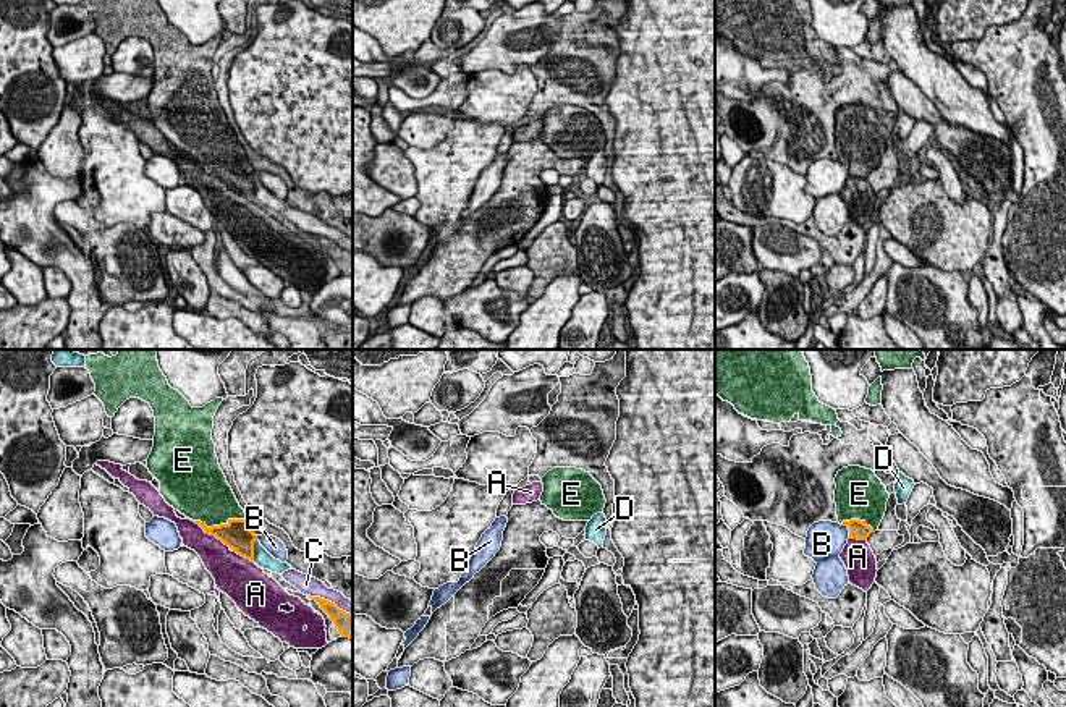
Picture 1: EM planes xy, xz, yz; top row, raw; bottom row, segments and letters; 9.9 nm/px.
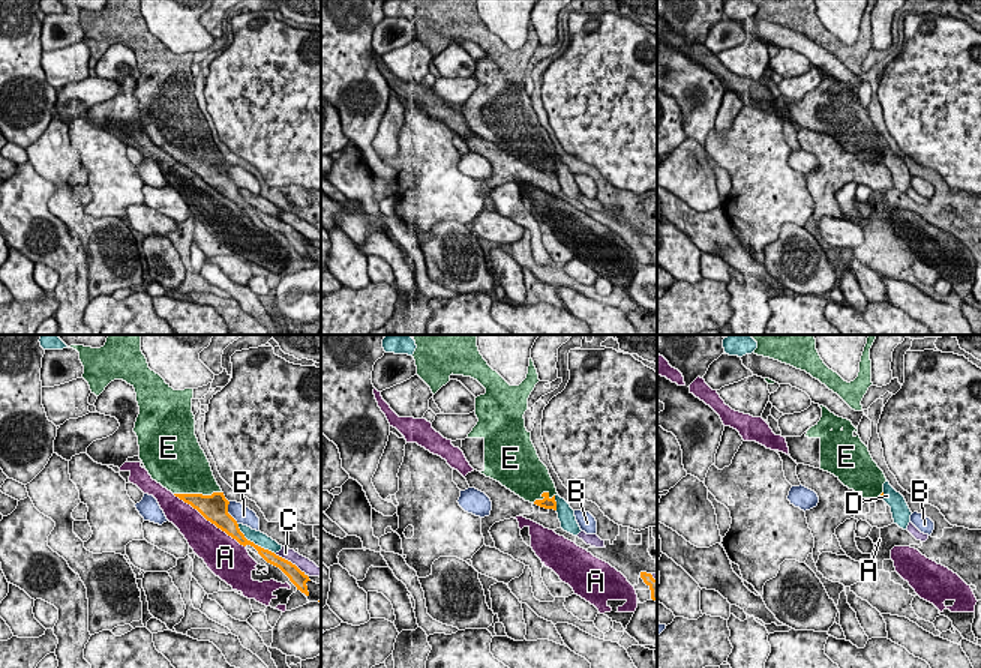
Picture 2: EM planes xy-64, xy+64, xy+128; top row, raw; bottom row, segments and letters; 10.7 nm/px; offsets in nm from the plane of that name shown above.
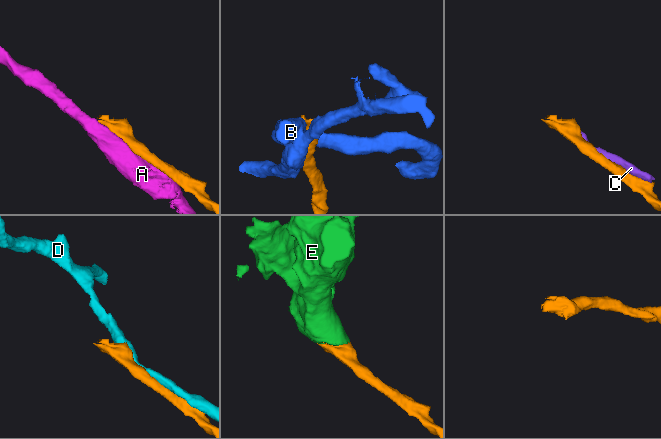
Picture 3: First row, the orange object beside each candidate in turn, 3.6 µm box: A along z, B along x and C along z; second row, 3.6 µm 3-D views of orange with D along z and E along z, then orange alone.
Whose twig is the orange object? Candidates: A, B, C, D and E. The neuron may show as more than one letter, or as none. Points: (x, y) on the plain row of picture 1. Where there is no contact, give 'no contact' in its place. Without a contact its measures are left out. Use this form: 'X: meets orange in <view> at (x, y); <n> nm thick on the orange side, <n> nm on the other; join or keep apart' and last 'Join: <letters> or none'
A: meets orange in xy at (212, 172); 300 nm thick on the orange side, 300 nm on the other; keep apart
B: meets orange in yz at (850, 167); 190 nm thick on the orange side, 360 nm on the other; keep apart
C: meets orange in xy at (330, 240); 200 nm thick on the orange side, 190 nm on the other; keep apart
D: meets orange in xy at (253, 188); 300 nm thick on the orange side, 180 nm on the other; keep apart
E: meets orange in xy at (220, 162); 300 nm thick on the orange side, 440 nm on the other; join
Join: E

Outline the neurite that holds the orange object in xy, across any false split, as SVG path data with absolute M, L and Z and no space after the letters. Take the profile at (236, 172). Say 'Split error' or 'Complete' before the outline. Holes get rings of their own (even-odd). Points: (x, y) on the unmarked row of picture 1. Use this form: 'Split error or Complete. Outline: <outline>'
Split error. Outline: M86 0L84 5L108 55L129 36L150 42L155 73L147 107L165 139L254 199L257 173L220 107L212 78L214 53L223 36L192 45L168 23L159 0Z

